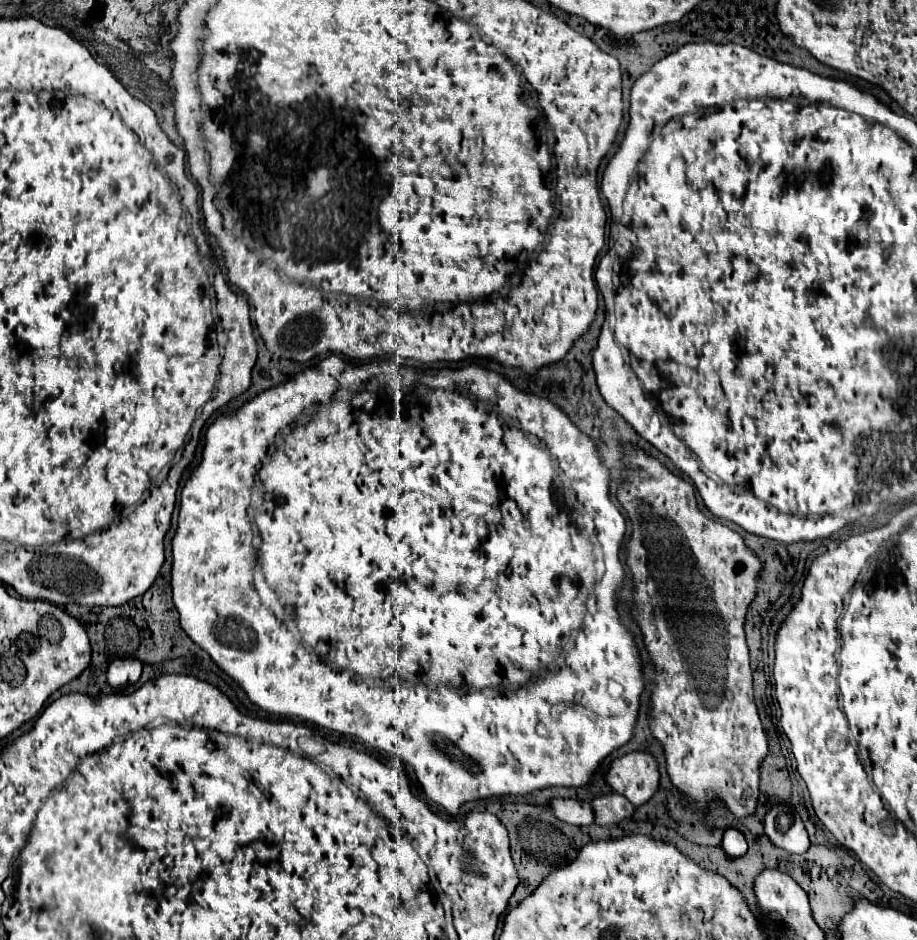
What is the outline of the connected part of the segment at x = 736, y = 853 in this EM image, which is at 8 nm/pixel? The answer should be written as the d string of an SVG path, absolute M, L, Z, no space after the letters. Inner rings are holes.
M726 829L724 833L724 841L722 841L722 849L730 855L730 857L740 857L746 853L748 845L746 845L746 837L740 829Z

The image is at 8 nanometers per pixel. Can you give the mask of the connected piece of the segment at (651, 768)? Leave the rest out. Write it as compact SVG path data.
M634 751L620 759L614 759L610 771L606 773L606 783L628 797L636 807L644 805L658 789L660 771L658 761L648 751Z

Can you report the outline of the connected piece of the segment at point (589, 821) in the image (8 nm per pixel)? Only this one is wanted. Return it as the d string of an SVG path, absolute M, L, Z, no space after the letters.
M554 797L550 807L554 809L554 815L572 825L594 825L592 817L592 805L588 801L578 801L578 799L562 799Z

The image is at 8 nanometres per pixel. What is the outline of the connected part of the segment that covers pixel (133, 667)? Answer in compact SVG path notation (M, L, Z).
M122 657L122 659L114 659L110 665L108 665L108 683L122 691L124 687L130 687L134 685L138 679L140 679L140 673L142 673L142 661L140 659L132 659L132 657Z

